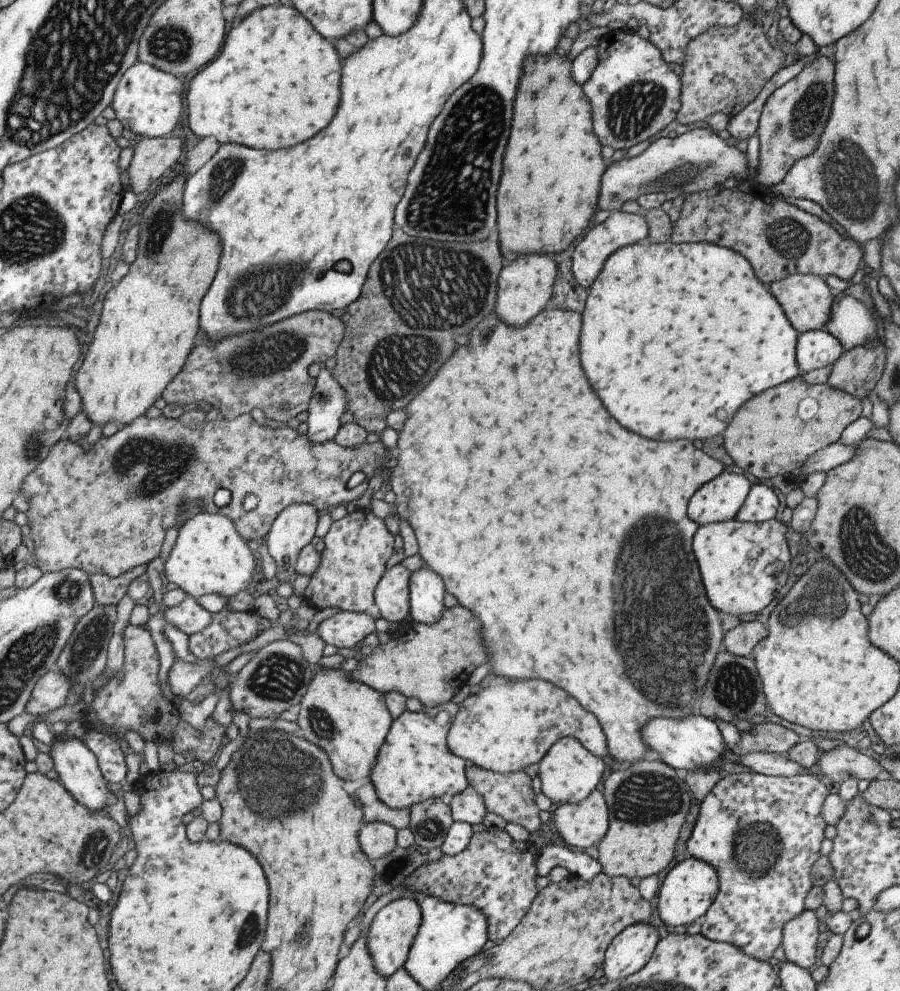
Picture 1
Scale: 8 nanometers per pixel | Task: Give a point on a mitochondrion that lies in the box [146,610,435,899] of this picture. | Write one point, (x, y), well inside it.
(268, 762)

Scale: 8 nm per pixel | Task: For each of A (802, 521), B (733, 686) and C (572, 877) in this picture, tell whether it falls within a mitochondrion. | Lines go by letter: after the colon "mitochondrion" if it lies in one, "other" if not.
A: other
B: mitochondrion
C: other

